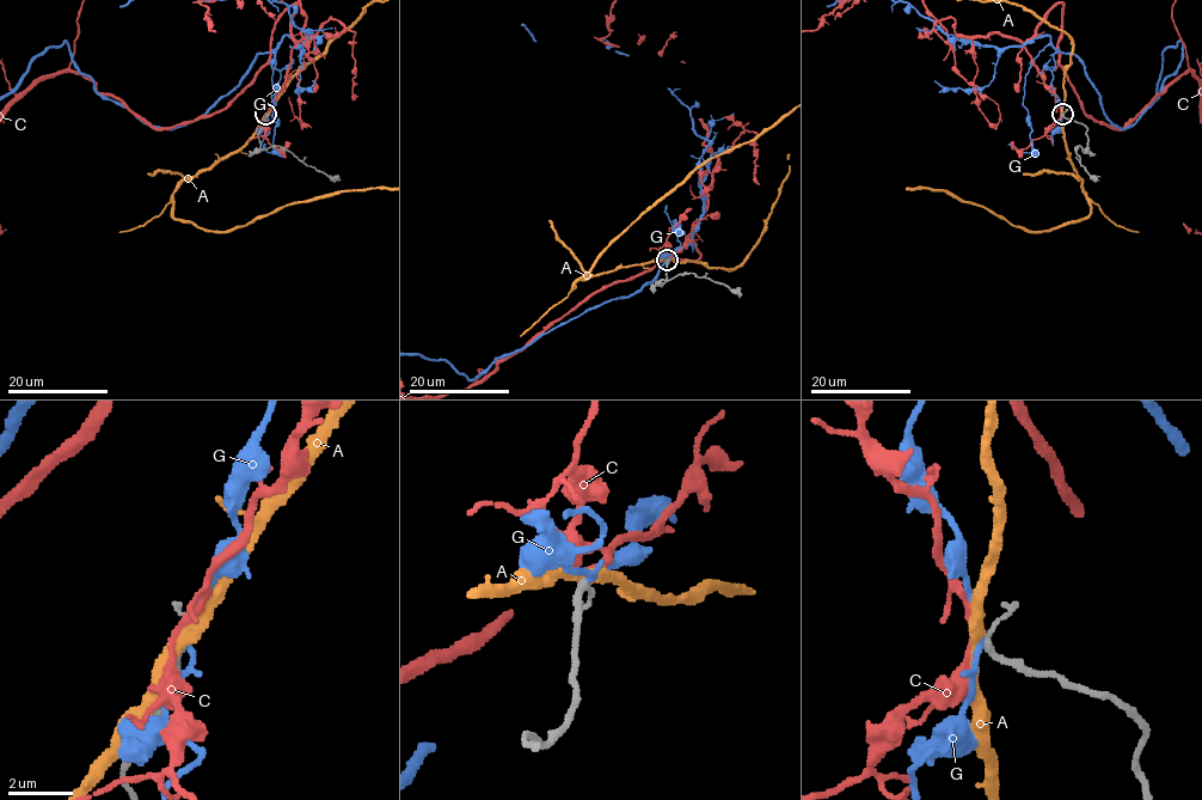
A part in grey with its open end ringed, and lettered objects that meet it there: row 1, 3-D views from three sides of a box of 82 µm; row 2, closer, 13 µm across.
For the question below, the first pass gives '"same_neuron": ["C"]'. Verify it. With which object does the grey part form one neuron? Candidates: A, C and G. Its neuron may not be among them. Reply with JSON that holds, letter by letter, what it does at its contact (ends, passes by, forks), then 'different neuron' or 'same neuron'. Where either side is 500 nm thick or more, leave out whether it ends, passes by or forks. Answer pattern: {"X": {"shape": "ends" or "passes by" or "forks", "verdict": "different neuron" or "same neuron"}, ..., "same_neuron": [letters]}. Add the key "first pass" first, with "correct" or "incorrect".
{"first pass": "correct", "A": {"shape": "passes by", "verdict": "different neuron"}, "C": {"shape": "passes by", "verdict": "same neuron"}, "G": {"shape": "forks", "verdict": "different neuron"}, "same_neuron": ["C"]}

